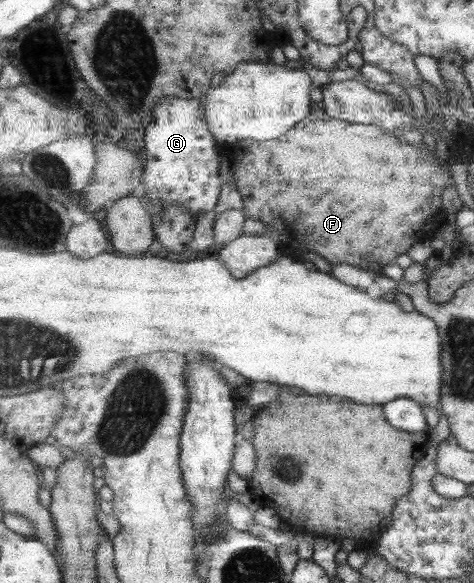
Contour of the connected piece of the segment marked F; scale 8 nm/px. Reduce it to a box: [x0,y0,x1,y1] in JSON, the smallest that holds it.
[216,112,456,269]

